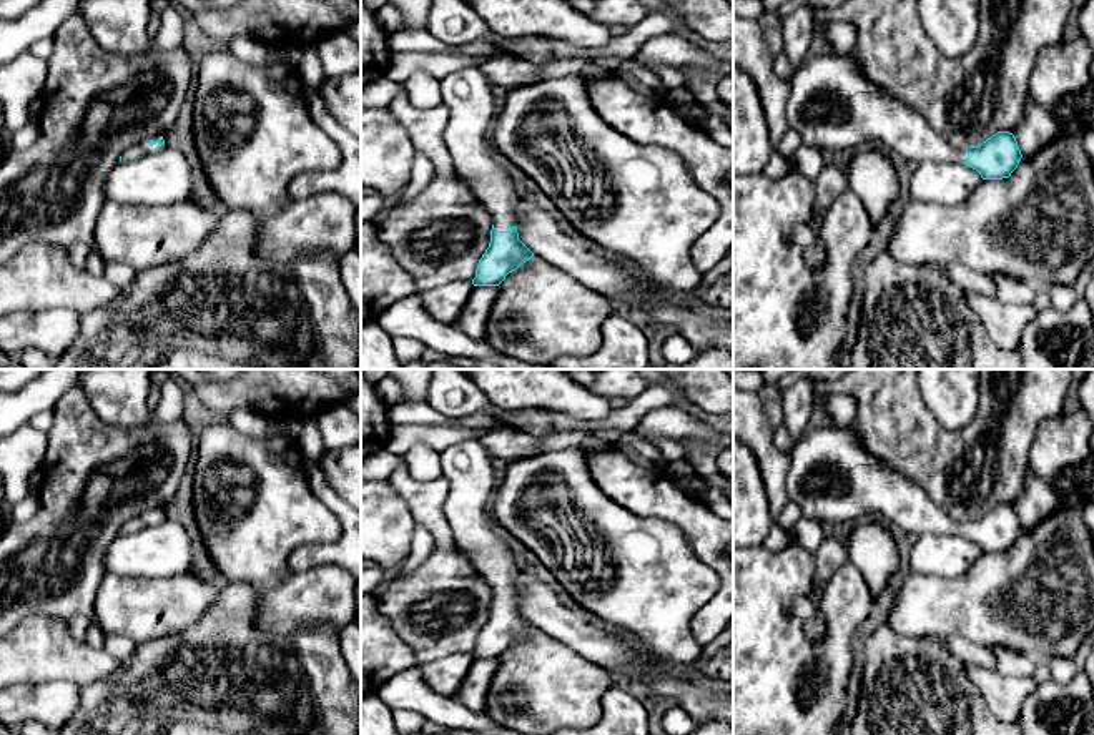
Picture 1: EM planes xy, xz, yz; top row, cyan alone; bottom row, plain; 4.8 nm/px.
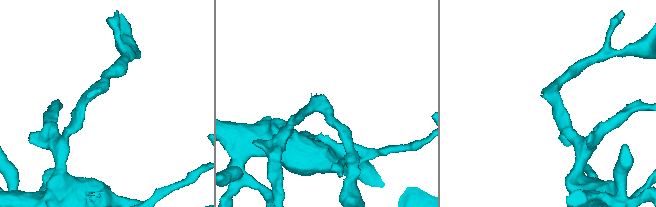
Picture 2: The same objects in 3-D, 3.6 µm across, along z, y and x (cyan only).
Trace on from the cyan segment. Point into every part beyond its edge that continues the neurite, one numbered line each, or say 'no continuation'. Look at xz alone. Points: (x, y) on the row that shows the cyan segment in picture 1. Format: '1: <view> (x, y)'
1: xz (468, 95)

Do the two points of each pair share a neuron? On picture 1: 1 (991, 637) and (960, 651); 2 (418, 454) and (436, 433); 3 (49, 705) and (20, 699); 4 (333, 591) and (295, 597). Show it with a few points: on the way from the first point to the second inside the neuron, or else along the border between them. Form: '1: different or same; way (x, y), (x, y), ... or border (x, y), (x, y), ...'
1: different; border (943, 636), (961, 636), (991, 651)
2: different; border (439, 451), (424, 444), (414, 444), (403, 456)
3: same; way (42, 702), (27, 702)
4: same; way (323, 594), (305, 597)

